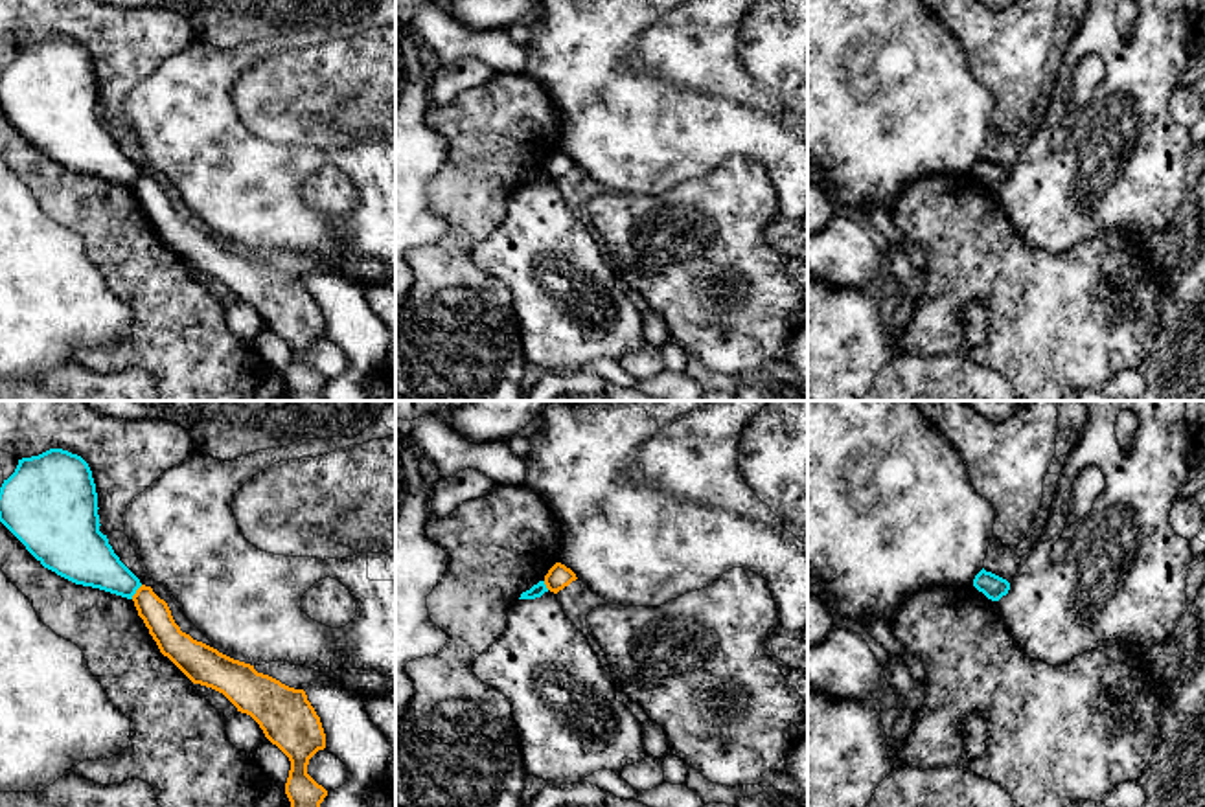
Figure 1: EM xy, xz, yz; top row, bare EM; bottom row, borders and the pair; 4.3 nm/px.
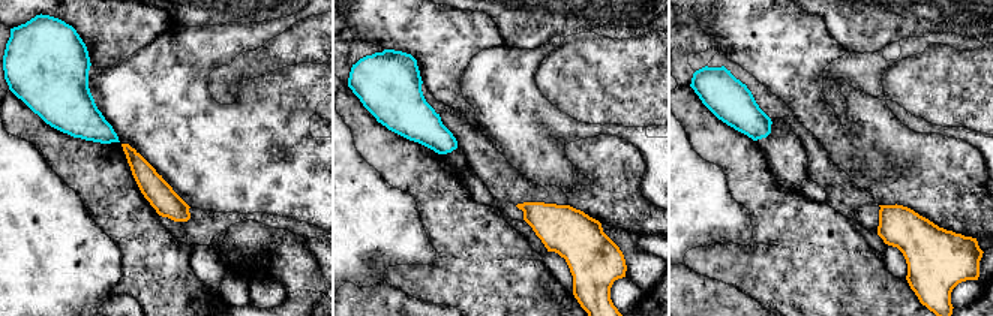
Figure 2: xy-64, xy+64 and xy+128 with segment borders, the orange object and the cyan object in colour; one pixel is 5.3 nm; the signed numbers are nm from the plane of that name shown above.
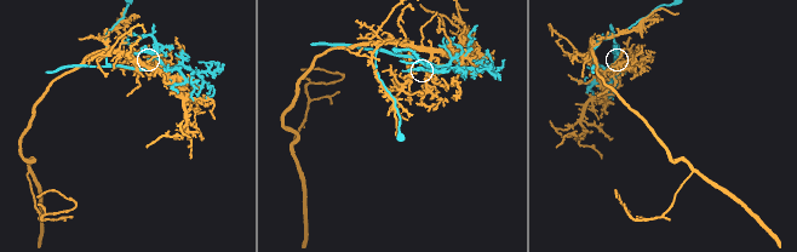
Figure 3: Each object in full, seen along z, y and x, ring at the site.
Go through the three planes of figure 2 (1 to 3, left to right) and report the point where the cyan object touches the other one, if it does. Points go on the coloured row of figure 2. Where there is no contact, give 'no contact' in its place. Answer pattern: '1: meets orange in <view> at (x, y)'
1: no contact
2: no contact
3: no contact

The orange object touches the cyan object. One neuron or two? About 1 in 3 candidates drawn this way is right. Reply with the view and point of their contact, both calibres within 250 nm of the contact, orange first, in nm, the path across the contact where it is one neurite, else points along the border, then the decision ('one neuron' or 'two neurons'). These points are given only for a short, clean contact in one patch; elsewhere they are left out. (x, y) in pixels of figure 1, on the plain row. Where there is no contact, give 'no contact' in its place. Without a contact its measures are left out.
contact xy (137, 181); calibres 130 and 220 nm; border xy (142, 173), (131, 186); two neurons

